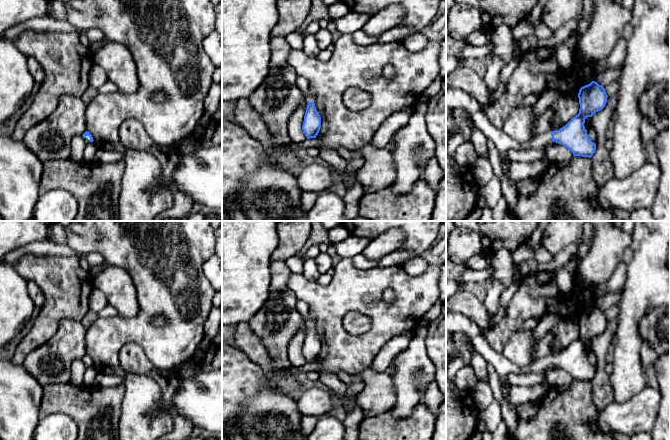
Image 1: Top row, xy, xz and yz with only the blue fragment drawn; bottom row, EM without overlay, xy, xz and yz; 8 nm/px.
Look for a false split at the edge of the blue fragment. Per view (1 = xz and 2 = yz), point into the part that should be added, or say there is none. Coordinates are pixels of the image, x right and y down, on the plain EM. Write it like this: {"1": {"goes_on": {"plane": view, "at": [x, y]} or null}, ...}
{"1": {"goes_on": {"plane": "xz", "at": [310, 322]}}, "2": {"goes_on": {"plane": "yz", "at": [455, 322]}}}

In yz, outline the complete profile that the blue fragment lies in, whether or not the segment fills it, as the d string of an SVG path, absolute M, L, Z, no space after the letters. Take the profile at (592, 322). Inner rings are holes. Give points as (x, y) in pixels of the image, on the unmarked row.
M592 305L580 312L578 317L580 333L565 350L556 355L536 359L525 367L518 367L510 362L502 353L494 351L482 337L476 323L458 312L446 313L446 334L450 337L455 333L464 333L472 341L478 352L491 364L500 378L508 373L542 373L552 365L568 372L574 380L591 382L596 368L591 365L584 347L587 341L602 334L607 326L607 318L603 310Z

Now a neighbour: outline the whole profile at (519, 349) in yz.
M521 330L510 334L502 354L518 367L525 367L536 359L551 356L553 353L554 336L549 331L537 345L533 345L533 330Z

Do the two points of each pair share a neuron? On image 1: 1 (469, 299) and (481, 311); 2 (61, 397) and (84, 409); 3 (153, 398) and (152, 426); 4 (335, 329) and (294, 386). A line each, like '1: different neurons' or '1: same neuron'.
1: same neuron
2: same neuron
3: same neuron
4: different neurons

